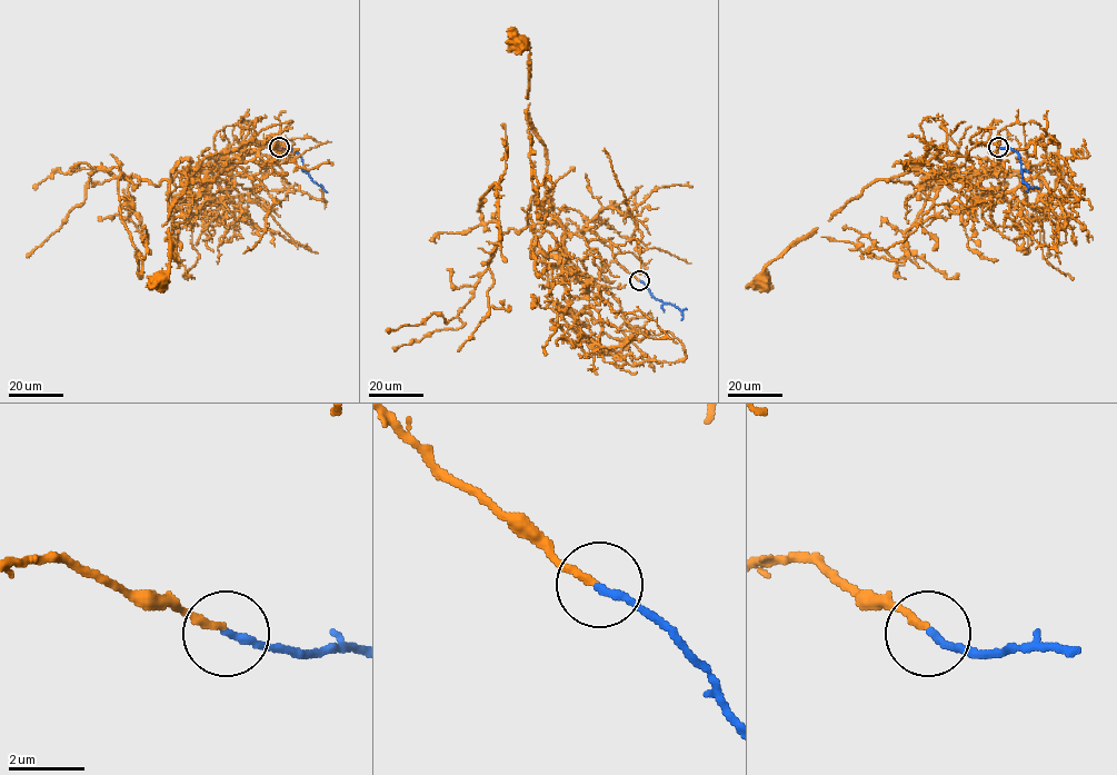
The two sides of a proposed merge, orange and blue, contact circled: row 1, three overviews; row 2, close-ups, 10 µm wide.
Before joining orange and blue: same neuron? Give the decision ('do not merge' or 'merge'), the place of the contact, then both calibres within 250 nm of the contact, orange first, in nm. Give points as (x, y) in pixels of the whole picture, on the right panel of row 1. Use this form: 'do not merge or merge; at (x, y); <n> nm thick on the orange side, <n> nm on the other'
merge; at (998, 147); 180 nm thick on the orange side, 200 nm on the other

